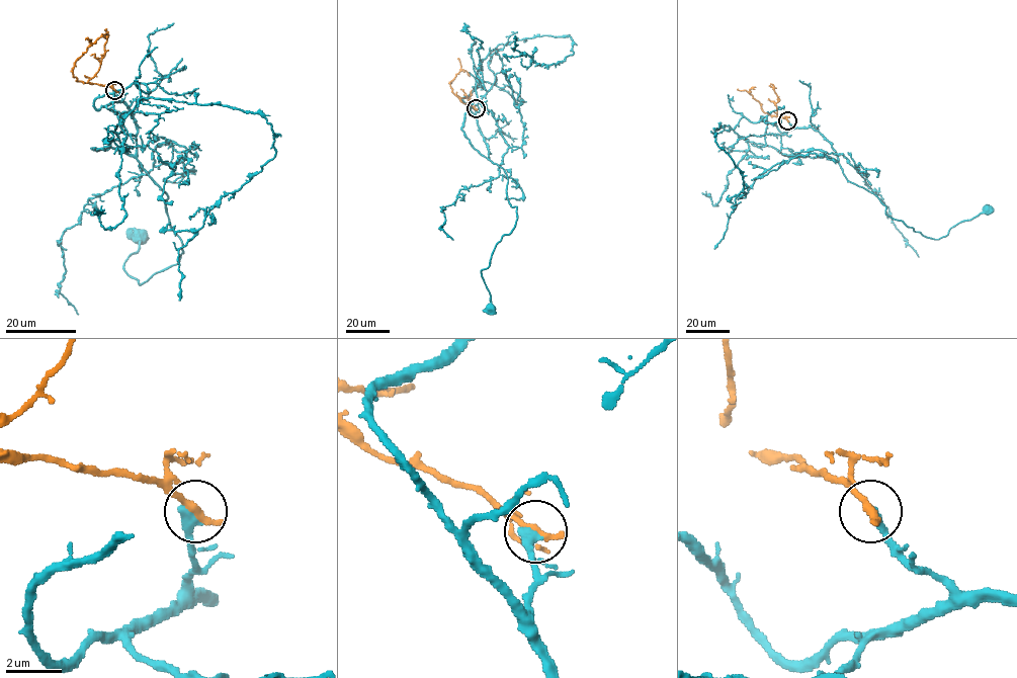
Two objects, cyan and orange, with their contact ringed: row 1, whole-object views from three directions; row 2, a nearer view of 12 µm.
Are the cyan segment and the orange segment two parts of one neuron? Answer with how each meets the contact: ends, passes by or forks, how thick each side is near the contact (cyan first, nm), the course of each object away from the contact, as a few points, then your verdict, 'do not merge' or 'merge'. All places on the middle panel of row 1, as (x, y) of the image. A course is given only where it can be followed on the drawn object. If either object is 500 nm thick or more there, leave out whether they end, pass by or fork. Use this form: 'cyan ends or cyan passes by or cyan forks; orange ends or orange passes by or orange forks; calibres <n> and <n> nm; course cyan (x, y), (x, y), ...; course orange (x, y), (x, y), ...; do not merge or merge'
cyan ends; orange ends; calibres 400 and 360 nm; course cyan (476, 109), (489, 159), (503, 169), (508, 202), (516, 206), (515, 227), (502, 237), (482, 270), (491, 307); course orange (476, 109), (463, 103), (452, 91), (449, 83), (461, 70), (457, 59); do not merge

